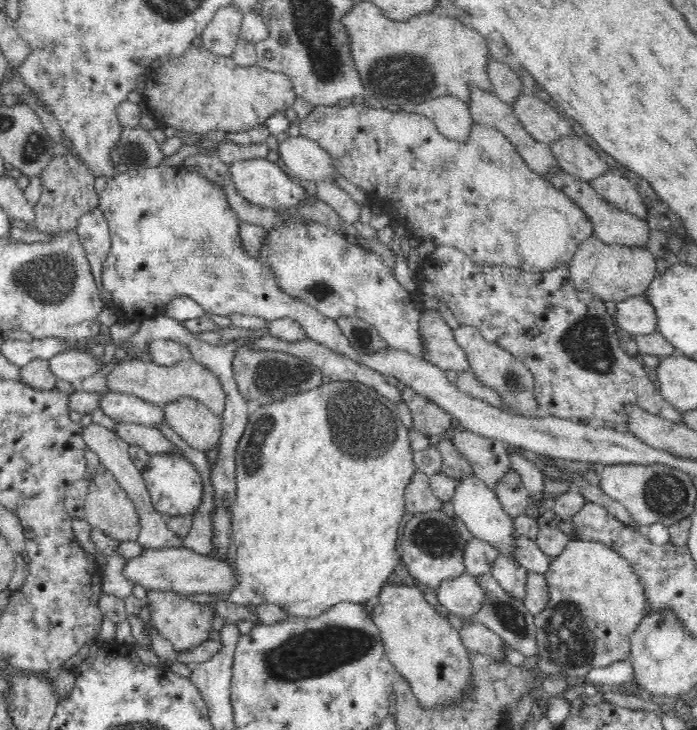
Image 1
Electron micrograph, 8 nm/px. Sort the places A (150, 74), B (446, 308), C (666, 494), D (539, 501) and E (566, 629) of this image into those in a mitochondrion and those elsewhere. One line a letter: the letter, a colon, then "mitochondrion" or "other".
A: other
B: other
C: mitochondrion
D: other
E: mitochondrion

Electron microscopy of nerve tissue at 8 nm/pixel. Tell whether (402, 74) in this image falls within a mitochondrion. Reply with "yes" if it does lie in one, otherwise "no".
yes

